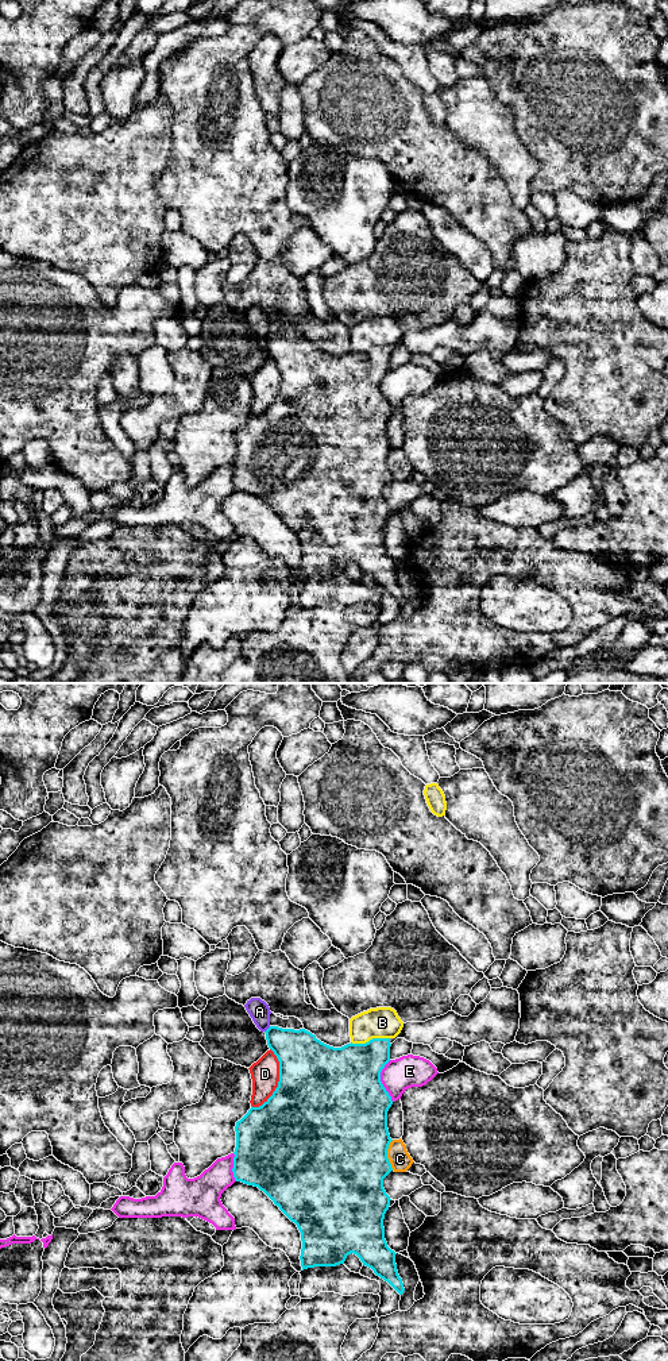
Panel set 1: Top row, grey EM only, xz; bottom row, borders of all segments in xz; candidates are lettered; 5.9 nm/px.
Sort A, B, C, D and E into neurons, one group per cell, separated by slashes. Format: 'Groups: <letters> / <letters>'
Groups: A / B / C / D / E

